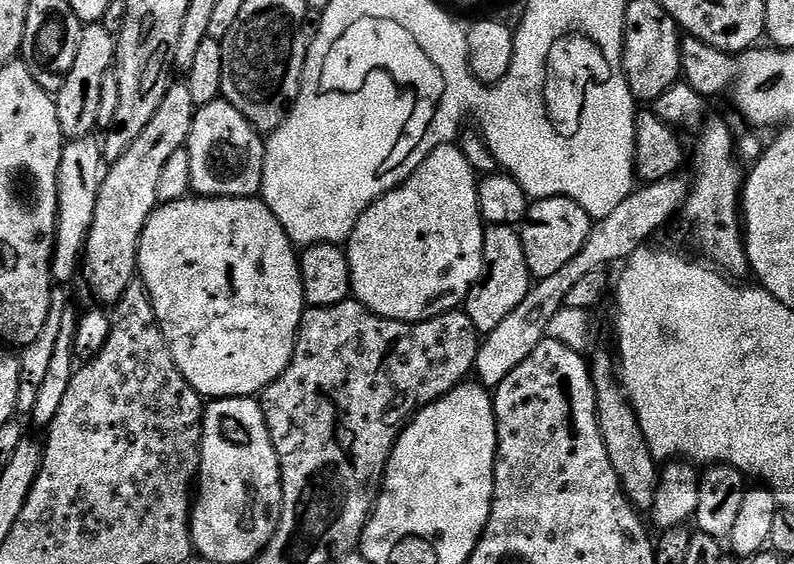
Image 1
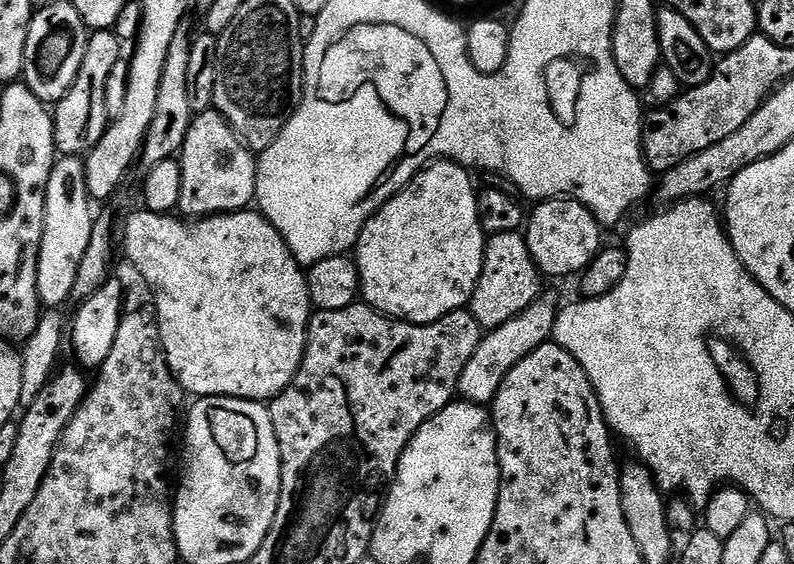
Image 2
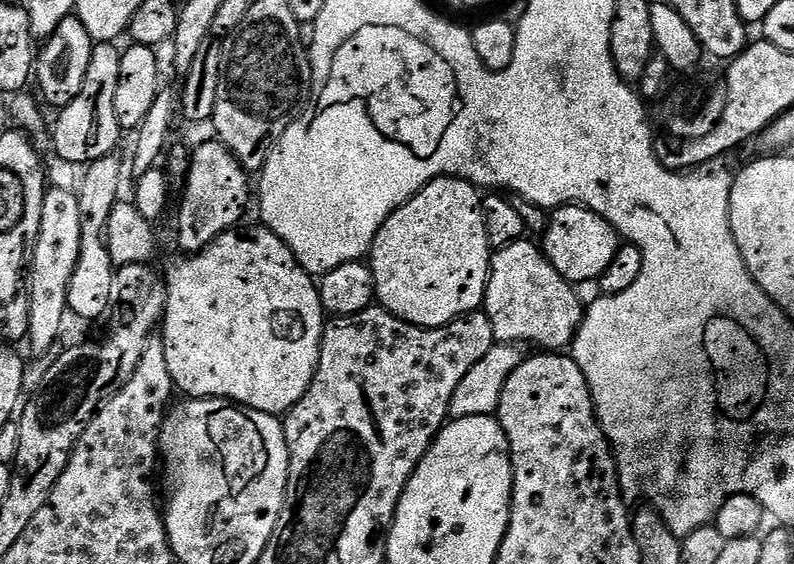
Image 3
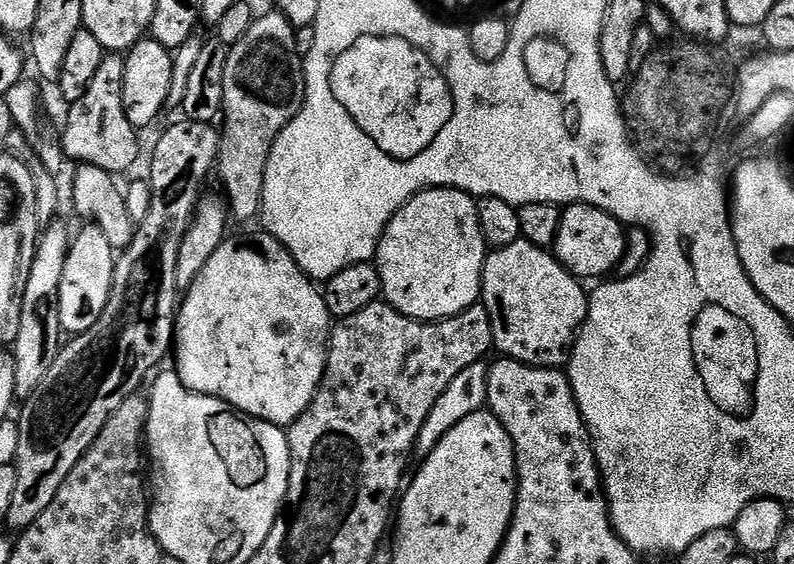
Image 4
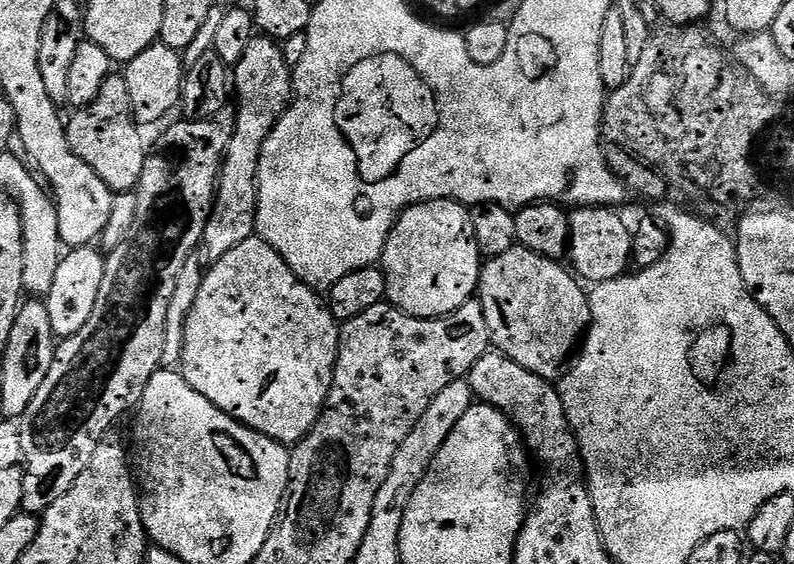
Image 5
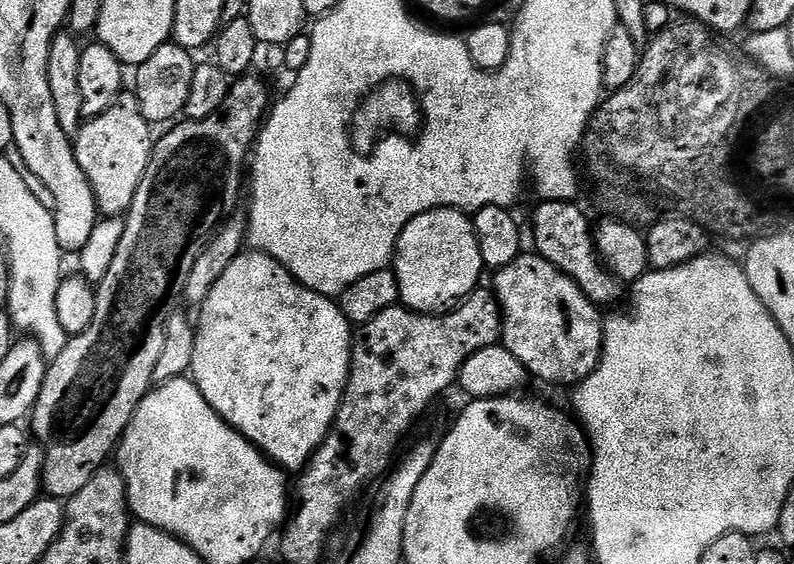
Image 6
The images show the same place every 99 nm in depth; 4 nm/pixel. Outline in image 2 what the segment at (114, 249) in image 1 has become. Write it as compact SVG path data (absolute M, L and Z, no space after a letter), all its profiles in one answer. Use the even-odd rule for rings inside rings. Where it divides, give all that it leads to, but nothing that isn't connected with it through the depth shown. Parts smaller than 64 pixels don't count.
M191 23L178 26L178 34L170 41L170 50L166 58L166 70L162 74L162 82L158 90L158 106L154 106L154 122L150 122L150 130L144 139L142 162L145 169L152 168L158 162L171 160L181 151L186 142L186 134L192 125L193 112L190 110L190 90L188 89L188 67L190 66L190 50L194 39Z

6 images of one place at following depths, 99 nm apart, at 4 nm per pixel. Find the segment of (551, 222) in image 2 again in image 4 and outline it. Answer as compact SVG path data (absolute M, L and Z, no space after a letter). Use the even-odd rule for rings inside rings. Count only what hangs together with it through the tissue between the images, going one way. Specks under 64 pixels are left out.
M569 204L560 214L554 255L556 261L572 276L584 282L599 281L604 278L599 276L607 272L615 273L619 269L620 260L624 256L625 235L625 225L606 214L606 210L589 204Z

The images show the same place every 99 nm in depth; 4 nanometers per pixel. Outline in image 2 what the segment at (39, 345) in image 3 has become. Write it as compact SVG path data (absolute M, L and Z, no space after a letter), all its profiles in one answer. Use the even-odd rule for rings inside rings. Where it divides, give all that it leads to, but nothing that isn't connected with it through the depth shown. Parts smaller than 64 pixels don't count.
M61 155L56 161L54 170L50 174L50 182L46 186L46 214L44 215L44 229L42 242L38 250L38 294L40 303L45 309L59 309L64 303L72 300L74 277L78 274L78 266L82 257L86 255L86 246L90 246L90 234L94 219L94 199L87 189L85 161L79 156Z

